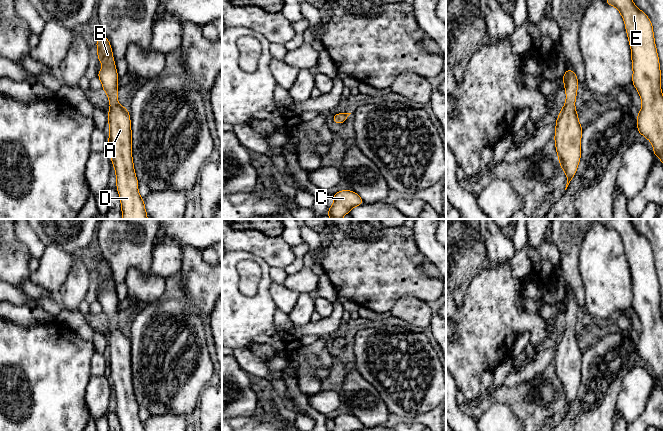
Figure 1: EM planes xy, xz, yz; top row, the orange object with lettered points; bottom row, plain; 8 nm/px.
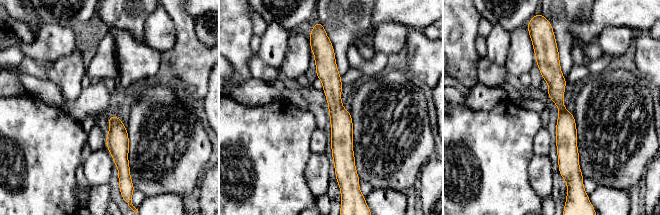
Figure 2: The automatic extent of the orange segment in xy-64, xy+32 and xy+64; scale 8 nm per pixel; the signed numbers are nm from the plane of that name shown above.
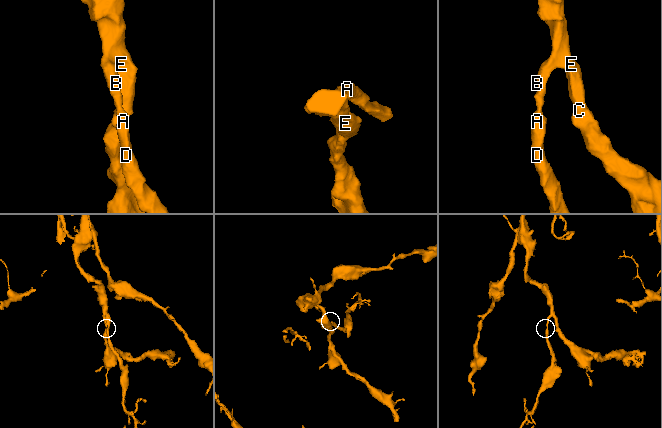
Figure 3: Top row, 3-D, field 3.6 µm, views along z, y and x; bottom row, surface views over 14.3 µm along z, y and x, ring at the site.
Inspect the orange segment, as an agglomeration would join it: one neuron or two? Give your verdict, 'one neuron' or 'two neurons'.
one neuron

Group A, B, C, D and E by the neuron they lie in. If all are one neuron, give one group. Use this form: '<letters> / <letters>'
A B C D E

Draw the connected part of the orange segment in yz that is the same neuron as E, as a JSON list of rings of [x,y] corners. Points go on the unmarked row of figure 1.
[[[609,219],[605,227],[616,231],[625,247],[625,254],[631,271],[632,308],[637,313],[642,326],[642,332],[637,337],[638,357],[652,367],[653,378],[663,387],[663,317],[661,315],[661,294],[653,249],[649,241],[633,227],[631,219]]]

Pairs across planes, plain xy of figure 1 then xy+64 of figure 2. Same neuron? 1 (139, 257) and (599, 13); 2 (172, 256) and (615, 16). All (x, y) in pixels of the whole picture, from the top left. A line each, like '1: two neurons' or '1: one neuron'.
1: two neurons
2: two neurons

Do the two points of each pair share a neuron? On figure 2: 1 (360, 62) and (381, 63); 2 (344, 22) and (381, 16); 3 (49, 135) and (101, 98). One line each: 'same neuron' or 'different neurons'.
1: same neuron
2: different neurons
3: different neurons

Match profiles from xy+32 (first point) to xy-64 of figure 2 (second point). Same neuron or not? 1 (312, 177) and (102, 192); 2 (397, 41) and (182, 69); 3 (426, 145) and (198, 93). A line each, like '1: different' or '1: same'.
1: different
2: different
3: different

